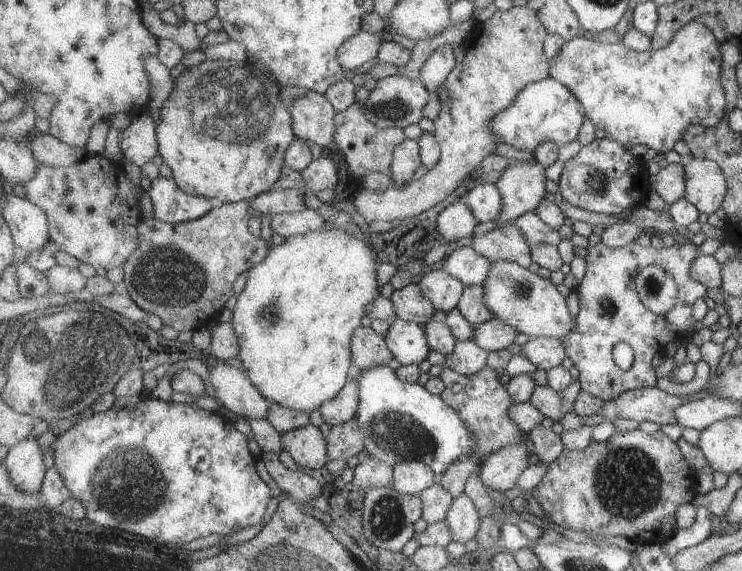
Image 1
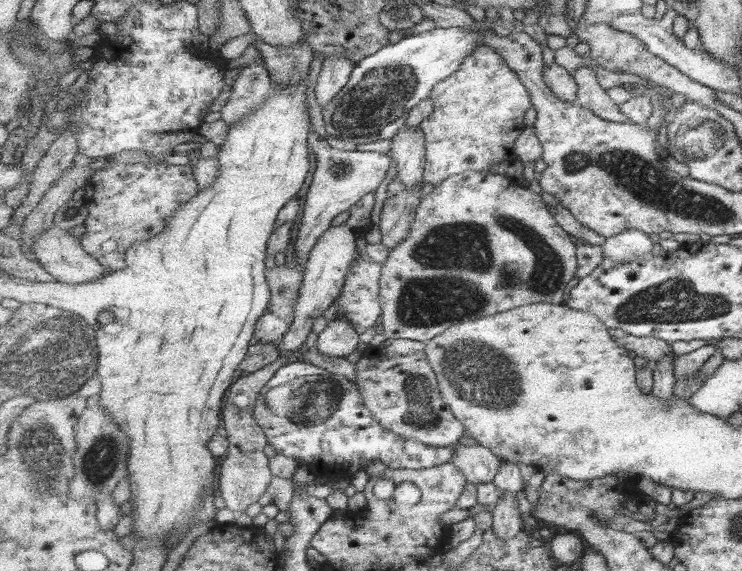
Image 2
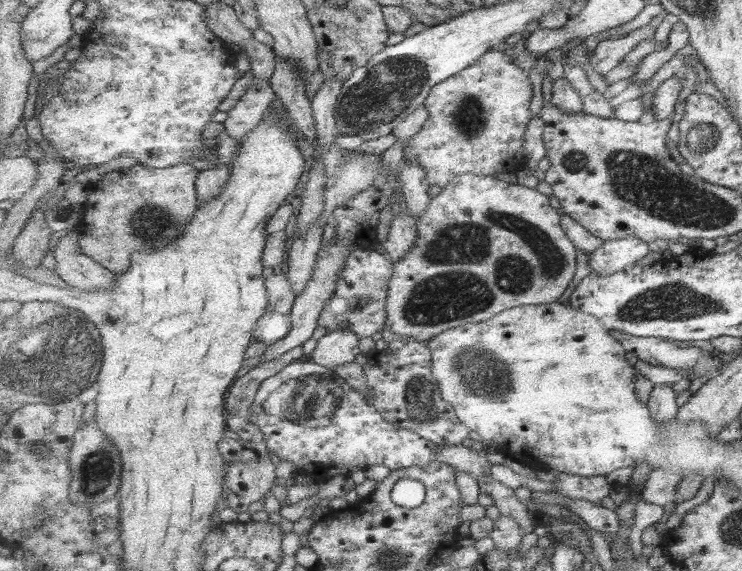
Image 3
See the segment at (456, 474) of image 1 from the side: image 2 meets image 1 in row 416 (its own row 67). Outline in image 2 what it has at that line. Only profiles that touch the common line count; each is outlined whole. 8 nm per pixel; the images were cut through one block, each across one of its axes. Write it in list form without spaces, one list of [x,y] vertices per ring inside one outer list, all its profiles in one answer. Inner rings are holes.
[[[485,44],[477,46],[465,59],[461,68],[453,76],[440,82],[431,92],[433,105],[435,105],[434,112],[420,124],[426,138],[427,164],[424,182],[436,186],[467,170],[494,172],[494,167],[499,163],[517,159],[513,153],[515,140],[521,136],[523,128],[526,127],[527,110],[533,107],[532,95],[529,91],[517,71],[514,71],[493,47]]]

